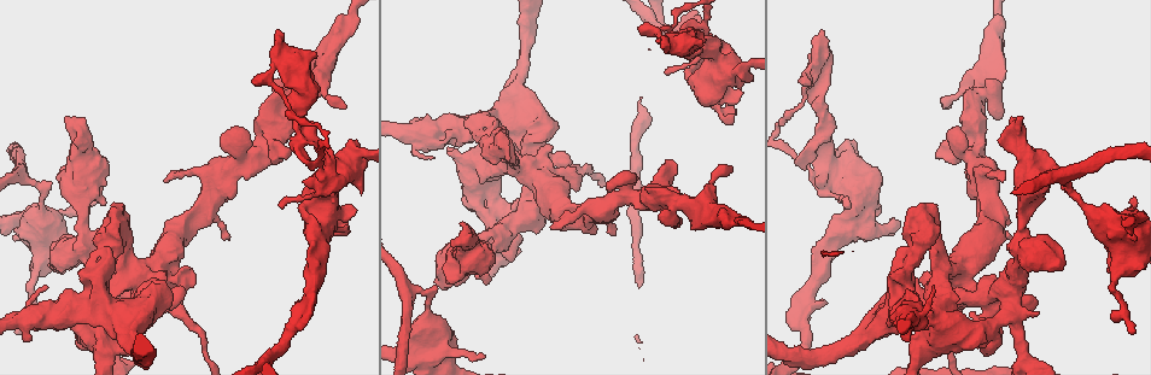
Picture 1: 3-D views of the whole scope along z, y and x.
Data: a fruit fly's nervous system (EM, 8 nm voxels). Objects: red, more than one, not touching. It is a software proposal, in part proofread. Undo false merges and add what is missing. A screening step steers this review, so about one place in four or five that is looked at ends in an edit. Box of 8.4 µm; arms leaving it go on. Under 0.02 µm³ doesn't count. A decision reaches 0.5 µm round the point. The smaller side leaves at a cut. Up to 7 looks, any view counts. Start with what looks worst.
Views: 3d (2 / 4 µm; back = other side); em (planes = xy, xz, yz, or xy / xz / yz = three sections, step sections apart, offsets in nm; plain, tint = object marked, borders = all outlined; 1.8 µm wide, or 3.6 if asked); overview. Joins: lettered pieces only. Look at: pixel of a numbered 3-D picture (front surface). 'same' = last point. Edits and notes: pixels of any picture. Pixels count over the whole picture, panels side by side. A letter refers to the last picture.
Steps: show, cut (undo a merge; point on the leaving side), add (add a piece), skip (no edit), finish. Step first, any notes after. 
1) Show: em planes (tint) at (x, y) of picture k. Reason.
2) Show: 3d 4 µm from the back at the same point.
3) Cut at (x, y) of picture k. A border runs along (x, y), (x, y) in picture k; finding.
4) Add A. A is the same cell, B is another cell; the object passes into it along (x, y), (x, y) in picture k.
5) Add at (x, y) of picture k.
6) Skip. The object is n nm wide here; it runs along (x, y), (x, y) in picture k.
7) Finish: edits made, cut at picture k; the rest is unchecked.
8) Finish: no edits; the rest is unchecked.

Show: em xz step 16 (borders) at (304, 183) of picture 1.

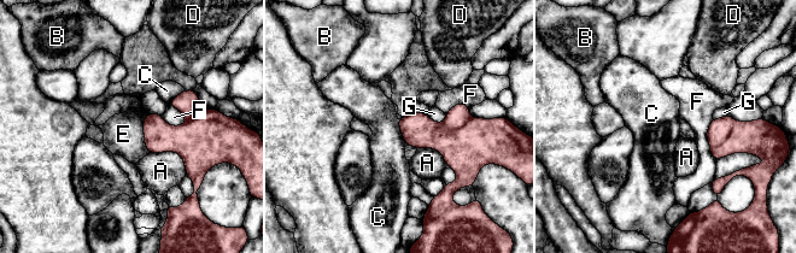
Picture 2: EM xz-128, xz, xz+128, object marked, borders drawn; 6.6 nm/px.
Cut at (719, 129) of picture 2. A, B, C, D, E, F and G are other cells; a border runs along (735, 121), (729, 135), (710, 148) in picture 2; a second neuron is stuck on.

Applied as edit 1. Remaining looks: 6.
Show: 3d 2 µm at (673, 218) of picture 1. Abrupt turn.

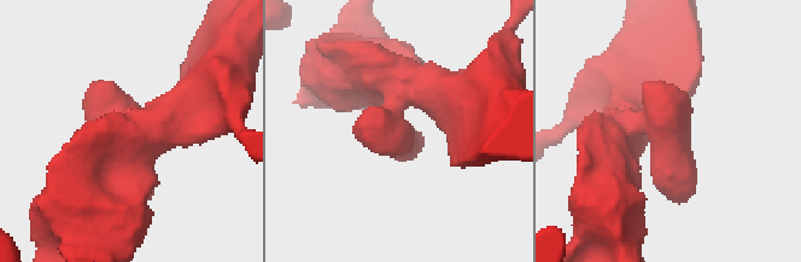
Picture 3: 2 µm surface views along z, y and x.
Show: em planes (borders) at (661, 162) of picture 3.

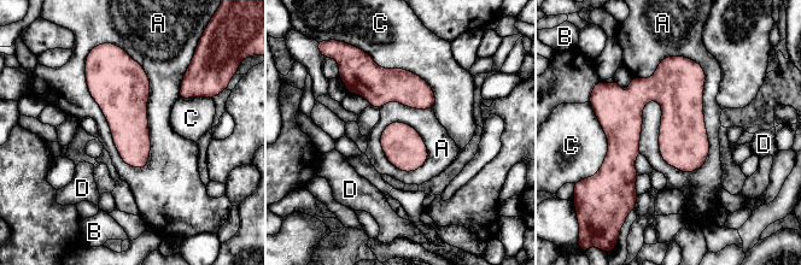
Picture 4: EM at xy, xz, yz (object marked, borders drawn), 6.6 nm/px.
Skip. A, B, C and D are other cells; continuous, no second neuron.

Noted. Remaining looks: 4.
Show: 3d 2 µm at (1023, 196) of picture 1. Abrupt turn.

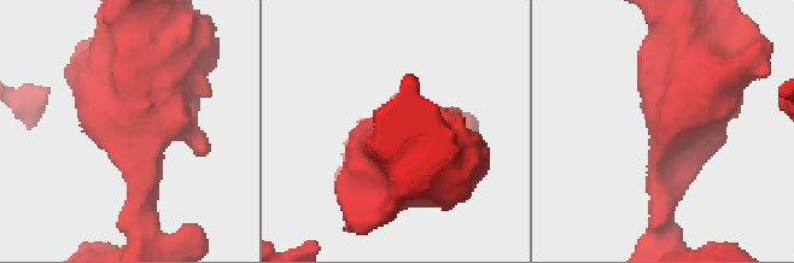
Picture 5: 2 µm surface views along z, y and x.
Show: em 3.6 µm planes (borders) at (142, 128) of picture 5. Now the EM.

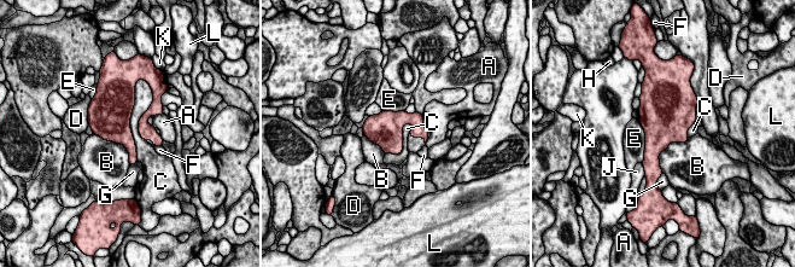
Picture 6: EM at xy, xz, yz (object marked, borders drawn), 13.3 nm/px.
Skip. A, B, C, D, E, F, G, H, J, K and L are other cells; a border runs along (135, 93), (130, 132), (138, 161) in picture 6; all the same neuron.

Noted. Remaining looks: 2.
Finish: edits made, cut at picture 2; the rest is unchecked.

